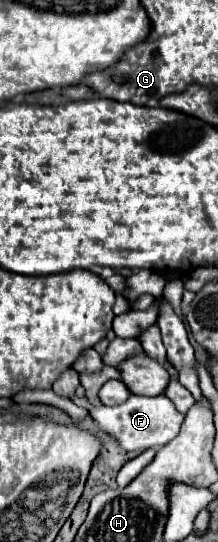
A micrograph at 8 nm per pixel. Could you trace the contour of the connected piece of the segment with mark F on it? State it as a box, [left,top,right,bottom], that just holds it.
[71,396,183,452]

